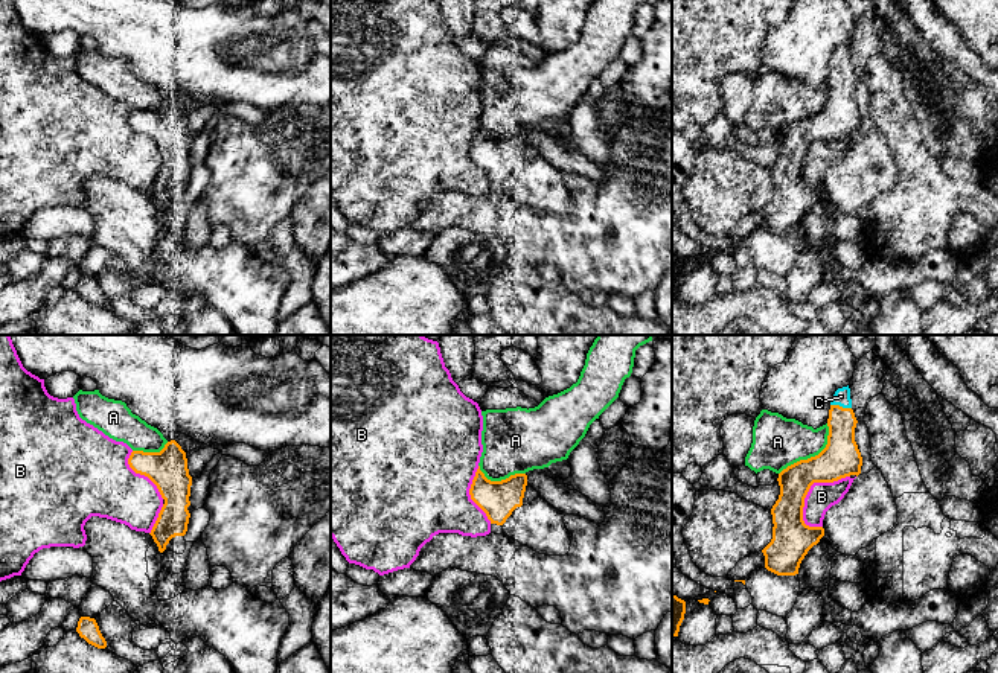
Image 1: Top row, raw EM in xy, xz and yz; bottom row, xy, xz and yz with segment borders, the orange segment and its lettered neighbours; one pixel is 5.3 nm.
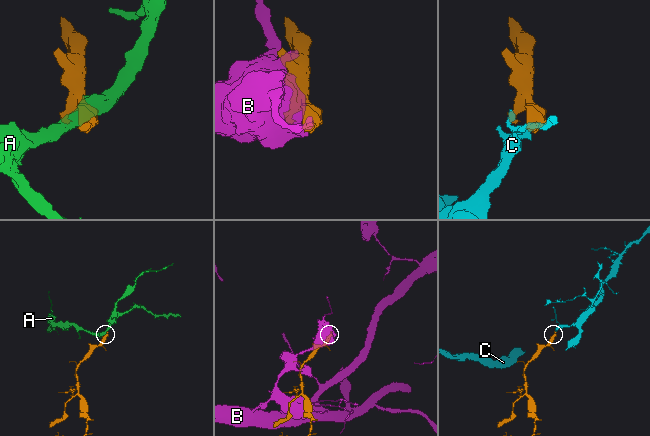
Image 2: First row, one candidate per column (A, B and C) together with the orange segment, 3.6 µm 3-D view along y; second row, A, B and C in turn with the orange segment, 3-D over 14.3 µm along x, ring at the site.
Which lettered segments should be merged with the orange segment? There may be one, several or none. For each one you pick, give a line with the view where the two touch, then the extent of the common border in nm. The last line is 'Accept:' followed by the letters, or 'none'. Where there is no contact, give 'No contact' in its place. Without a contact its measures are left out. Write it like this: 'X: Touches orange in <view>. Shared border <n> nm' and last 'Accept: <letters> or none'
C: Touches orange in yz. Shared border 110 nm
Accept: C

